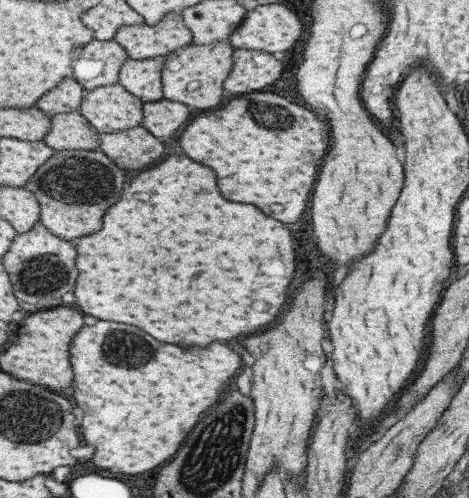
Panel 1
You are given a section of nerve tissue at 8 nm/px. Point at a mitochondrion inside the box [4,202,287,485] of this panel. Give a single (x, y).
(40, 275)

